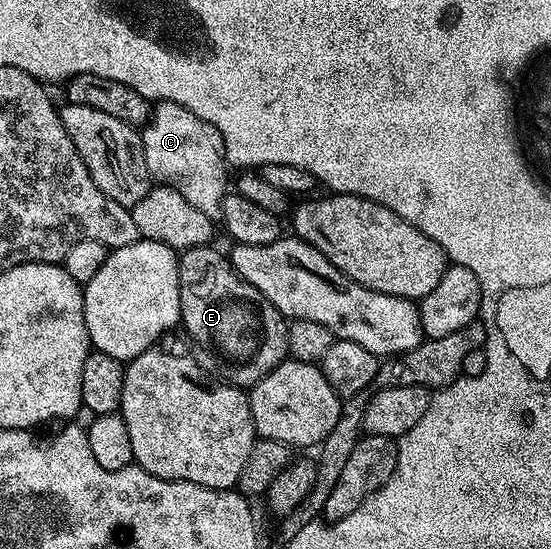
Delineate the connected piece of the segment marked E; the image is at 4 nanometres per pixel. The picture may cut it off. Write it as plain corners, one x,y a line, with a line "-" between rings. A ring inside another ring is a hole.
211,244
185,249
179,254
180,262
180,320
185,329
200,345
220,356
224,364
223,376
233,385
251,387
261,381
274,367
288,357
288,321
265,299
262,291
250,287
233,269
231,260

